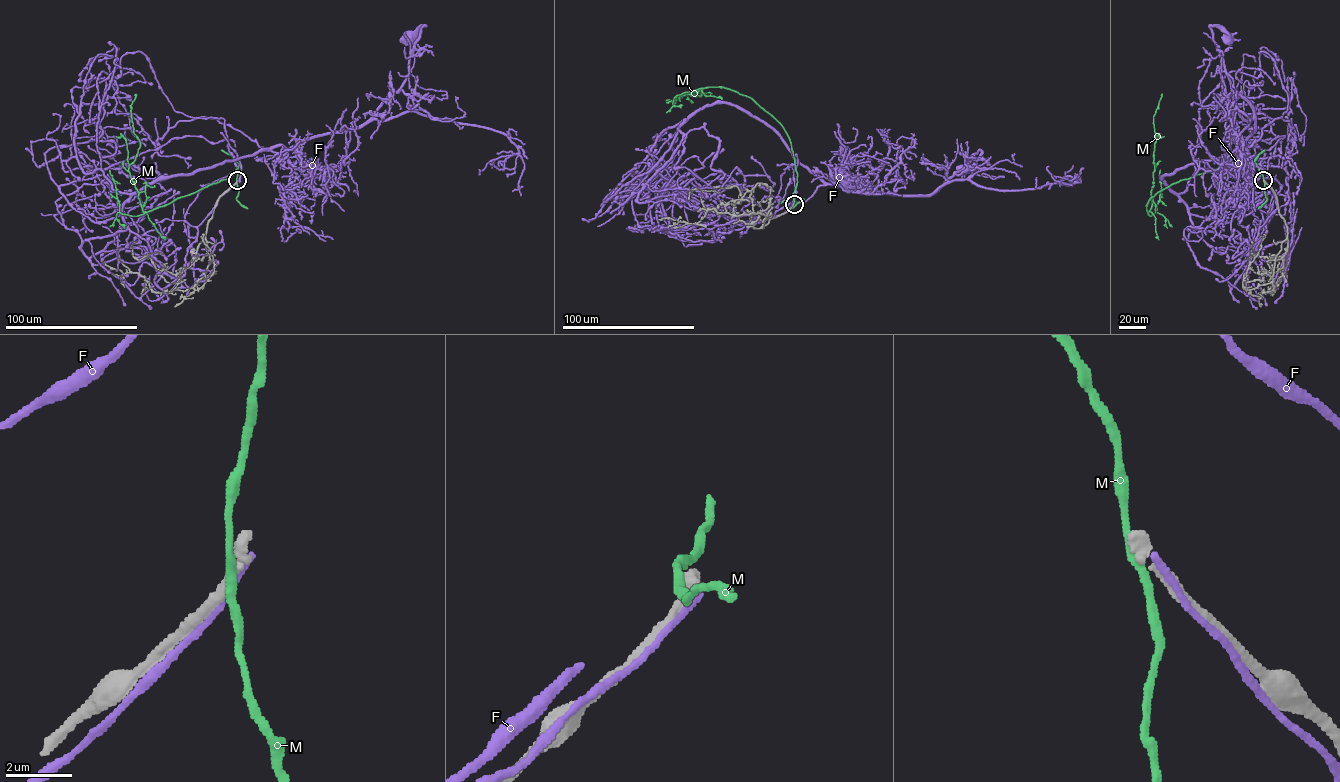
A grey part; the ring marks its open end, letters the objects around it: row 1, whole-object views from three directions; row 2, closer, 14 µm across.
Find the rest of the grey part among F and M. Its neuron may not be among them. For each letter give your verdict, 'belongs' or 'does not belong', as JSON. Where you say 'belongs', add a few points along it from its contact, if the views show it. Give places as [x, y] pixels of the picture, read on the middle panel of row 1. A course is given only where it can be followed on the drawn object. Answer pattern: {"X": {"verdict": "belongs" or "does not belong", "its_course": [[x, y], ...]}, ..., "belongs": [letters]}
{"F": {"verdict": "does not belong"}, "M": {"verdict": "does not belong"}, "belongs": []}

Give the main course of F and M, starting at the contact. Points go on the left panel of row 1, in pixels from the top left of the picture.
F: (236, 183), (160, 288), (162, 265), (123, 216), (133, 194), (358, 128), (401, 87), (424, 25), (410, 38)
M: (236, 180), (236, 162), (240, 167), (228, 178), (144, 212), (128, 170), (140, 146), (131, 111), (136, 93)

